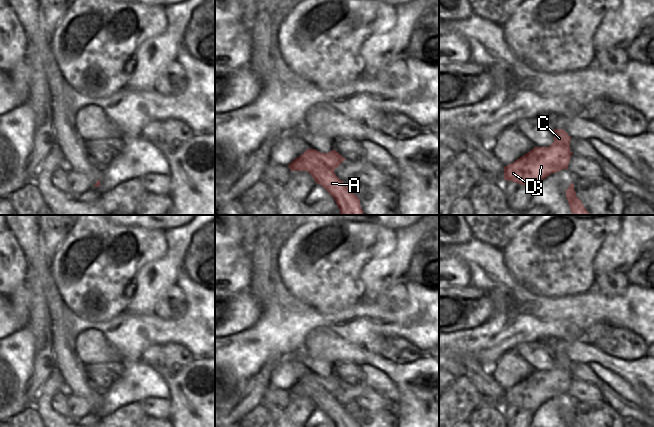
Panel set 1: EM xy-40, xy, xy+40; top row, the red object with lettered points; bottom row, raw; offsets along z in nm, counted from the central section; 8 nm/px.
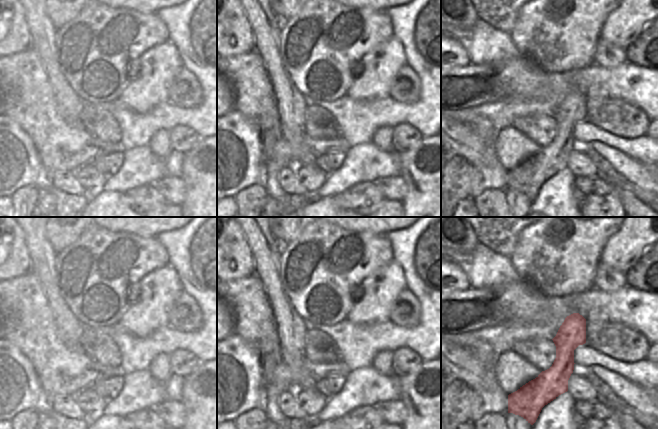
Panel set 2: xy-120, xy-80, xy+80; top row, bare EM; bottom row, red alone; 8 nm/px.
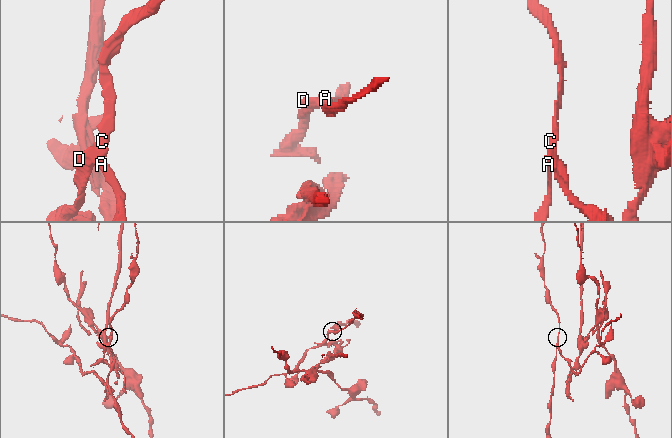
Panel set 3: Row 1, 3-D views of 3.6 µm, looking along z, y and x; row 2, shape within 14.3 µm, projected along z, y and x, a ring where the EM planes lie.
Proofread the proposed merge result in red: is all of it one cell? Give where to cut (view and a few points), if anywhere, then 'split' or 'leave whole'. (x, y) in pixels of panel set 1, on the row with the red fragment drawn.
cut xy (321, 153), (321, 160), (333, 171); split

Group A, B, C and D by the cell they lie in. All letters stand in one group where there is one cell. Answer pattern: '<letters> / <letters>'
A / B C D

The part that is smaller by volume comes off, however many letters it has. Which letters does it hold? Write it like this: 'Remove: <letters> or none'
Remove: A

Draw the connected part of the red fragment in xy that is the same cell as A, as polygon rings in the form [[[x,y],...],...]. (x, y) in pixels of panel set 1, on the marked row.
[[[311,148],[303,154],[306,171],[334,198],[340,215],[364,215],[359,198],[322,162],[322,153]]]

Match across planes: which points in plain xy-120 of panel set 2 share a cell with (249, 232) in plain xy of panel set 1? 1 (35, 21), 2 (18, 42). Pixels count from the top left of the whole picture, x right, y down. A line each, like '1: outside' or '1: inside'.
1: inside
2: outside

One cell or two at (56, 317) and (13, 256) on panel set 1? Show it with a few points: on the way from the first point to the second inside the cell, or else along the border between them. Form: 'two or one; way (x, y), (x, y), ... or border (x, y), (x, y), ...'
two; border (19, 245), (29, 267)

